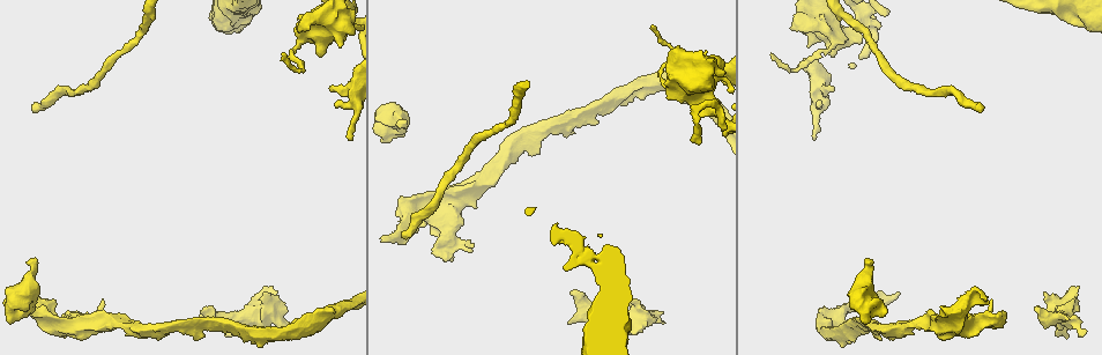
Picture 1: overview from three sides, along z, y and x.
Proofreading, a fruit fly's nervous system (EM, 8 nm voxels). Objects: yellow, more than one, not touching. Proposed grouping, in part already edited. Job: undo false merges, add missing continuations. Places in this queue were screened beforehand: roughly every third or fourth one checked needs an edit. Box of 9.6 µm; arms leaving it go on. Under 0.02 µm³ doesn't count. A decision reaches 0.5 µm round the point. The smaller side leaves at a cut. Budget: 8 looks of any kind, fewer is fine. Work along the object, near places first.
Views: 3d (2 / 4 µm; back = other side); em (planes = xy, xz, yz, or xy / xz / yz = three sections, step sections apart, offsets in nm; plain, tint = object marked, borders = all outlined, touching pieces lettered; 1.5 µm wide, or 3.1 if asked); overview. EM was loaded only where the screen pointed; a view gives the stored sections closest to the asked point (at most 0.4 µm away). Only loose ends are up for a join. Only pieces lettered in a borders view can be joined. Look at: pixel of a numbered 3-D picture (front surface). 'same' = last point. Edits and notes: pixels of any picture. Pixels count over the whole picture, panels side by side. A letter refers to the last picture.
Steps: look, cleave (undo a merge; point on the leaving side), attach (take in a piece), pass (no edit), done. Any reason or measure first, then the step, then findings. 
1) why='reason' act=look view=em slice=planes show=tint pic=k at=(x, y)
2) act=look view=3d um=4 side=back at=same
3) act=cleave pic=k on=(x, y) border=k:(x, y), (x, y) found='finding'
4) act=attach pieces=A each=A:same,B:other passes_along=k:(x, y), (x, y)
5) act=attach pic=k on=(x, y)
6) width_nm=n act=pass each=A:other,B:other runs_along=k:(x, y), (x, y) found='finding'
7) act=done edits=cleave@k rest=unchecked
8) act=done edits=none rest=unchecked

why='long arm stops here' act=look view=em slice=xz step=8 show=tint pic=1 at=(982, 107)

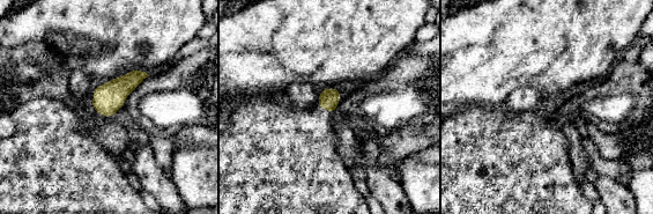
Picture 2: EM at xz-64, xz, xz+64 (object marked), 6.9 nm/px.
act=look view=em slice=planes show=borders at=same

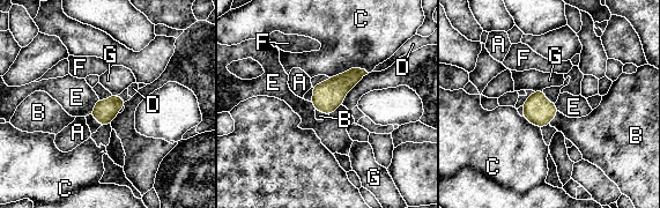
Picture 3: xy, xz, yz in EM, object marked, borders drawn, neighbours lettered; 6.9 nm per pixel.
act=attach pieces=B each=A:other,B:same,C:other,D:other,E:other,F:other,G:other passes_along=3:(538, 110), (554, 117), (585, 133) found='the neuron continues'

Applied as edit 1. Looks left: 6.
why='stops while still wide' act=look view=em slice=yz step=8 show=tint pic=1 at=(462, 219)

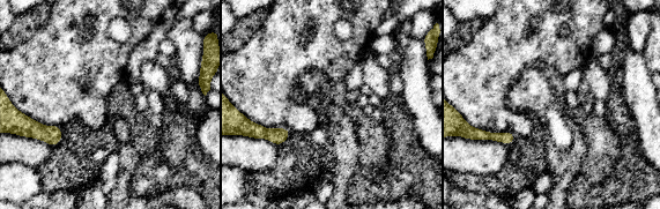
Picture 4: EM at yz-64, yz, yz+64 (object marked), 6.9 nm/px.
why='another direction' act=look view=em slice=planes show=borders at=same

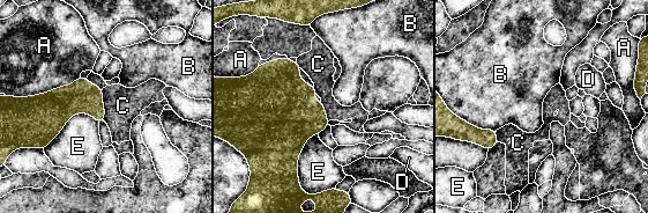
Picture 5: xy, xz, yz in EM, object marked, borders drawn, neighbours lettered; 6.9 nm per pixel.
act=pass each=A:other,B:other,C:other,D:other,E:other found='none of them fits'

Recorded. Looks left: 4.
why='thin end' act=look view=3d um=2 side=back pic=1 at=(401, 127)

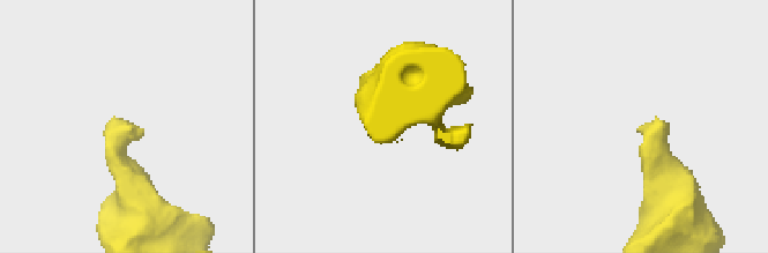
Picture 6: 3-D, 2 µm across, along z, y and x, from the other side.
why='need the tissue' act=look view=em slice=planes show=plain pic=6 at=(639, 128)

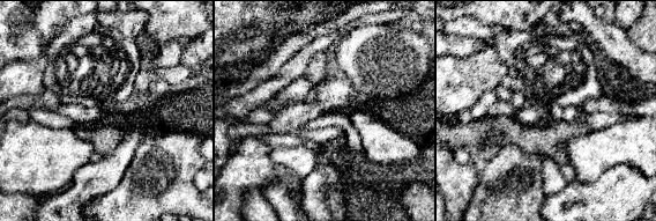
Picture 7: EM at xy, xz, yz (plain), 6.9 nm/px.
act=look view=em slice=planes show=borders at=same

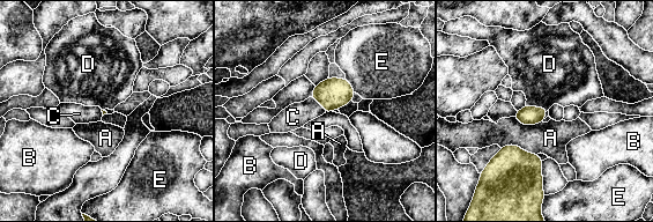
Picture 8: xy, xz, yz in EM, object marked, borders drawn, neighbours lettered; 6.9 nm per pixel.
act=attach pieces=C each=A:other,B:other,C:same,D:other,E:other passes_along=8:(333, 93), (319, 102), (297, 115) found='the neuron continues'

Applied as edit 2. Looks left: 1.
why='branch stops here' act=look view=em slice=planes show=borders pic=1 at=(636, 331)

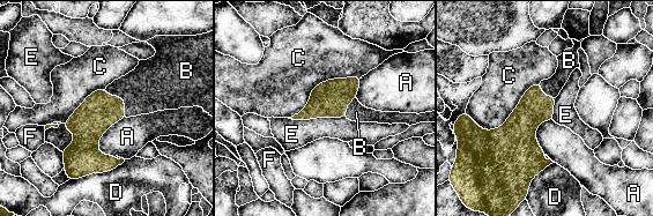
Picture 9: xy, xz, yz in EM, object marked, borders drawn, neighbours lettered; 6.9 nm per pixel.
width_nm=220 longest_contact=C:600nm act=attach pieces=B each=A:other,B:same,C:other,D:other,E:other,F:other found='the neuron continues'

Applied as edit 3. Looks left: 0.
act=done edits=attach@3,attach@8,attach@9 rest=unchecked

